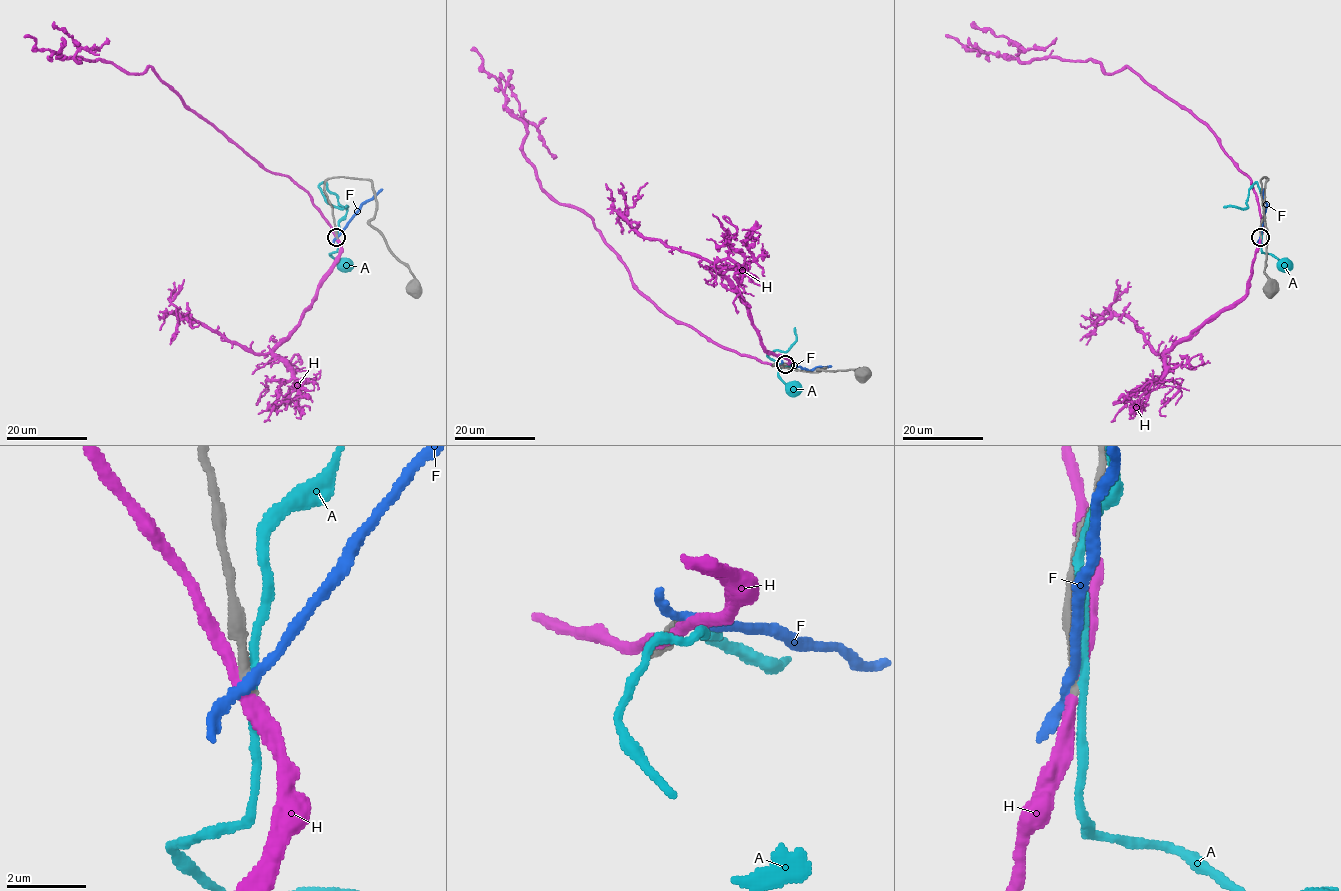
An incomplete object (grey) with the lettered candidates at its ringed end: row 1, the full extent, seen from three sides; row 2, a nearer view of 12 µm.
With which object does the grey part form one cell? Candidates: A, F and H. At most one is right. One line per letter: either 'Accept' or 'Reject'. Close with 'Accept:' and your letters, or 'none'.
A: Reject
F: Reject
H: Accept
Accept: H

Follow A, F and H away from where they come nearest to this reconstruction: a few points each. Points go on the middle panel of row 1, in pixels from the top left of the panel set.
A: (786, 364), (781, 367), (778, 376), (793, 389)
F: (786, 364), (810, 370), (831, 366)
H: (785, 364), (713, 343), (637, 289), (594, 221), (541, 187), (523, 151), (525, 124), (470, 50)

